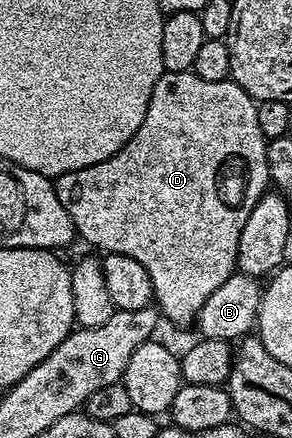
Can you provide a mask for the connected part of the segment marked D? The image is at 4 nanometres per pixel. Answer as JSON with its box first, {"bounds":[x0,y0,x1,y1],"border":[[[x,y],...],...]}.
{"bounds":[54,69,271,326],"border":[[[193,69],[181,70],[180,72],[165,71],[160,80],[156,80],[156,88],[152,92],[152,100],[148,104],[148,112],[144,112],[144,124],[136,128],[132,140],[120,148],[108,160],[100,164],[92,164],[83,170],[61,174],[54,182],[54,191],[64,204],[68,216],[74,225],[75,235],[79,239],[83,238],[90,246],[102,250],[106,254],[123,254],[132,256],[132,260],[140,260],[144,264],[144,272],[152,280],[154,289],[154,302],[160,311],[161,317],[170,322],[179,322],[186,326],[197,319],[200,308],[204,308],[204,300],[224,284],[231,274],[235,273],[237,267],[237,245],[240,244],[241,229],[244,224],[248,224],[248,218],[252,215],[252,210],[257,202],[261,200],[262,195],[267,193],[271,185],[270,169],[266,159],[266,144],[268,139],[264,132],[260,132],[260,116],[258,115],[258,103],[251,98],[244,88],[240,88],[233,80],[221,82],[220,80],[200,80],[200,76],[194,74]]]}

